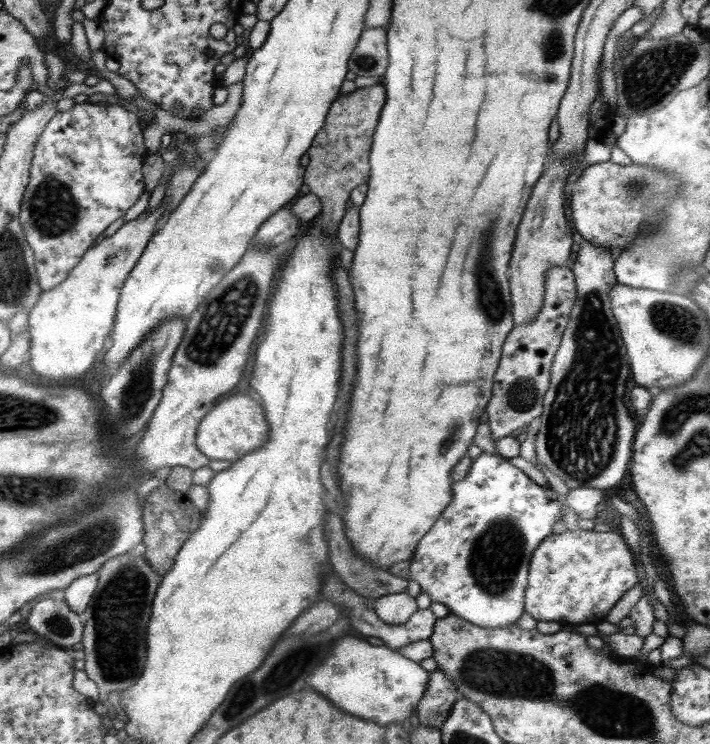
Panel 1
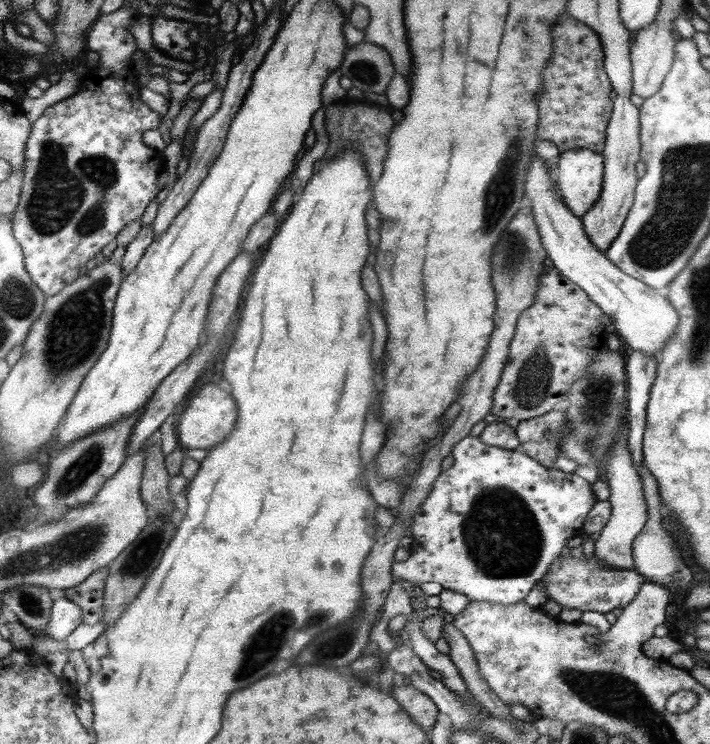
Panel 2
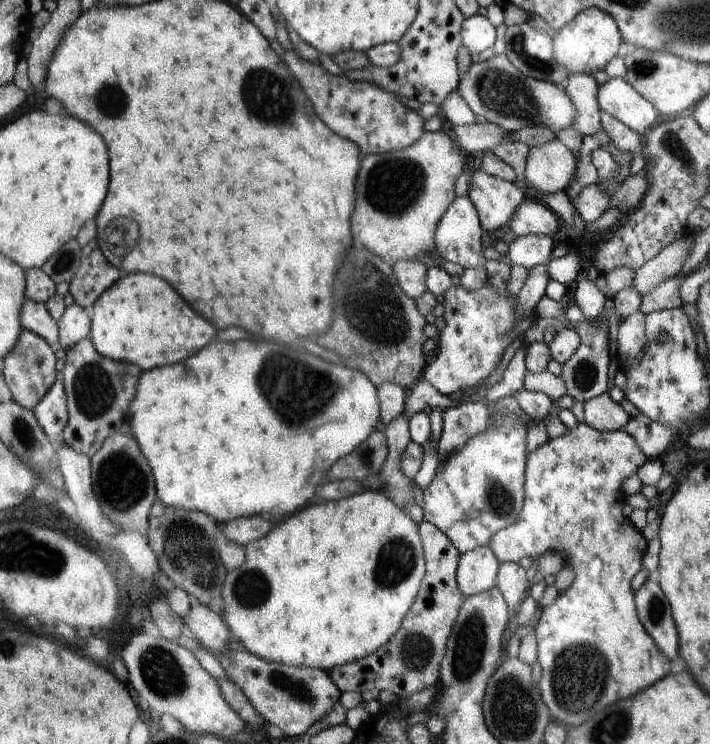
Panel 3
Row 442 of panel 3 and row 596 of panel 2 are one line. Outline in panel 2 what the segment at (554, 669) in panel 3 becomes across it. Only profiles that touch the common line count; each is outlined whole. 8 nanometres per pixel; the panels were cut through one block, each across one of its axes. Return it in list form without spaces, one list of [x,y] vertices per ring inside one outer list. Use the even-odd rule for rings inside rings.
[[[572,555],[557,556],[548,567],[547,573],[541,578],[543,588],[549,600],[558,602],[562,608],[577,608],[582,612],[610,612],[614,608],[624,608],[634,600],[645,578],[632,570],[616,570],[603,565],[598,557],[574,558]]]

